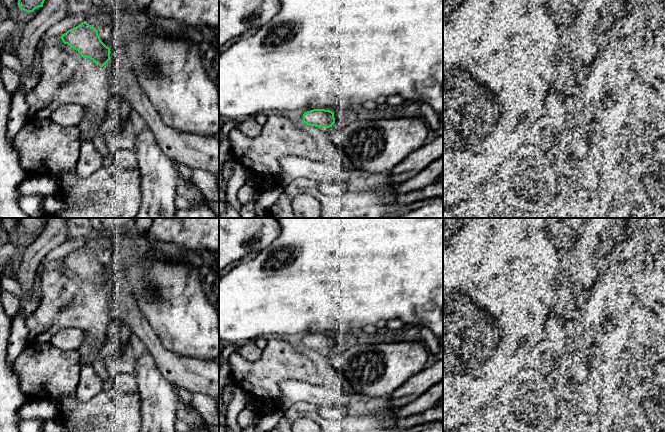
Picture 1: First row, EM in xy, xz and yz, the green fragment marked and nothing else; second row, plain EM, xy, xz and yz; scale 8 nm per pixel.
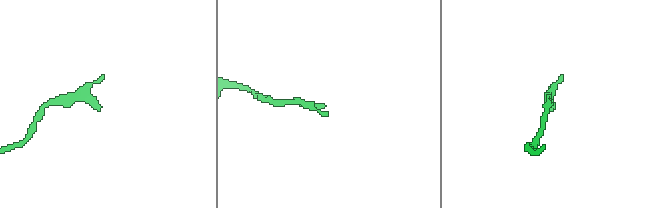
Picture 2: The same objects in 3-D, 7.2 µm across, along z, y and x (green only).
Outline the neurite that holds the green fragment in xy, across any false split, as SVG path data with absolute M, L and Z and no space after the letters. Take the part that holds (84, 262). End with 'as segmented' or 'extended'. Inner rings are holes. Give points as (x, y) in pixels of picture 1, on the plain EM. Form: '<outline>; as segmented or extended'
M87 245L68 254L61 263L64 268L77 274L81 281L93 284L106 294L115 319L129 325L170 383L192 393L214 397L218 400L219 408L219 364L183 357L167 350L139 310L128 282L121 277L111 281L110 272L101 265L98 254Z; extended

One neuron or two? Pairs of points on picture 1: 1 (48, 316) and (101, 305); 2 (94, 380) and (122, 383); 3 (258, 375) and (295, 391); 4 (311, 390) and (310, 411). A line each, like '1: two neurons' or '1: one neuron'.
1: one neuron
2: two neurons
3: two neurons
4: two neurons

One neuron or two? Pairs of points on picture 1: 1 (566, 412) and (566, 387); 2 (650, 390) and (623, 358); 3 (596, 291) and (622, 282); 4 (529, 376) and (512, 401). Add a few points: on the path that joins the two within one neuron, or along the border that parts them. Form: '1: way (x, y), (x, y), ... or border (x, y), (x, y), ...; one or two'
1: way (568, 406), (567, 393); one
2: border (654, 377), (652, 380), (643, 381), (625, 392); two
3: border (605, 291), (603, 299), (604, 315); two
4: way (529, 382), (518, 395); one

